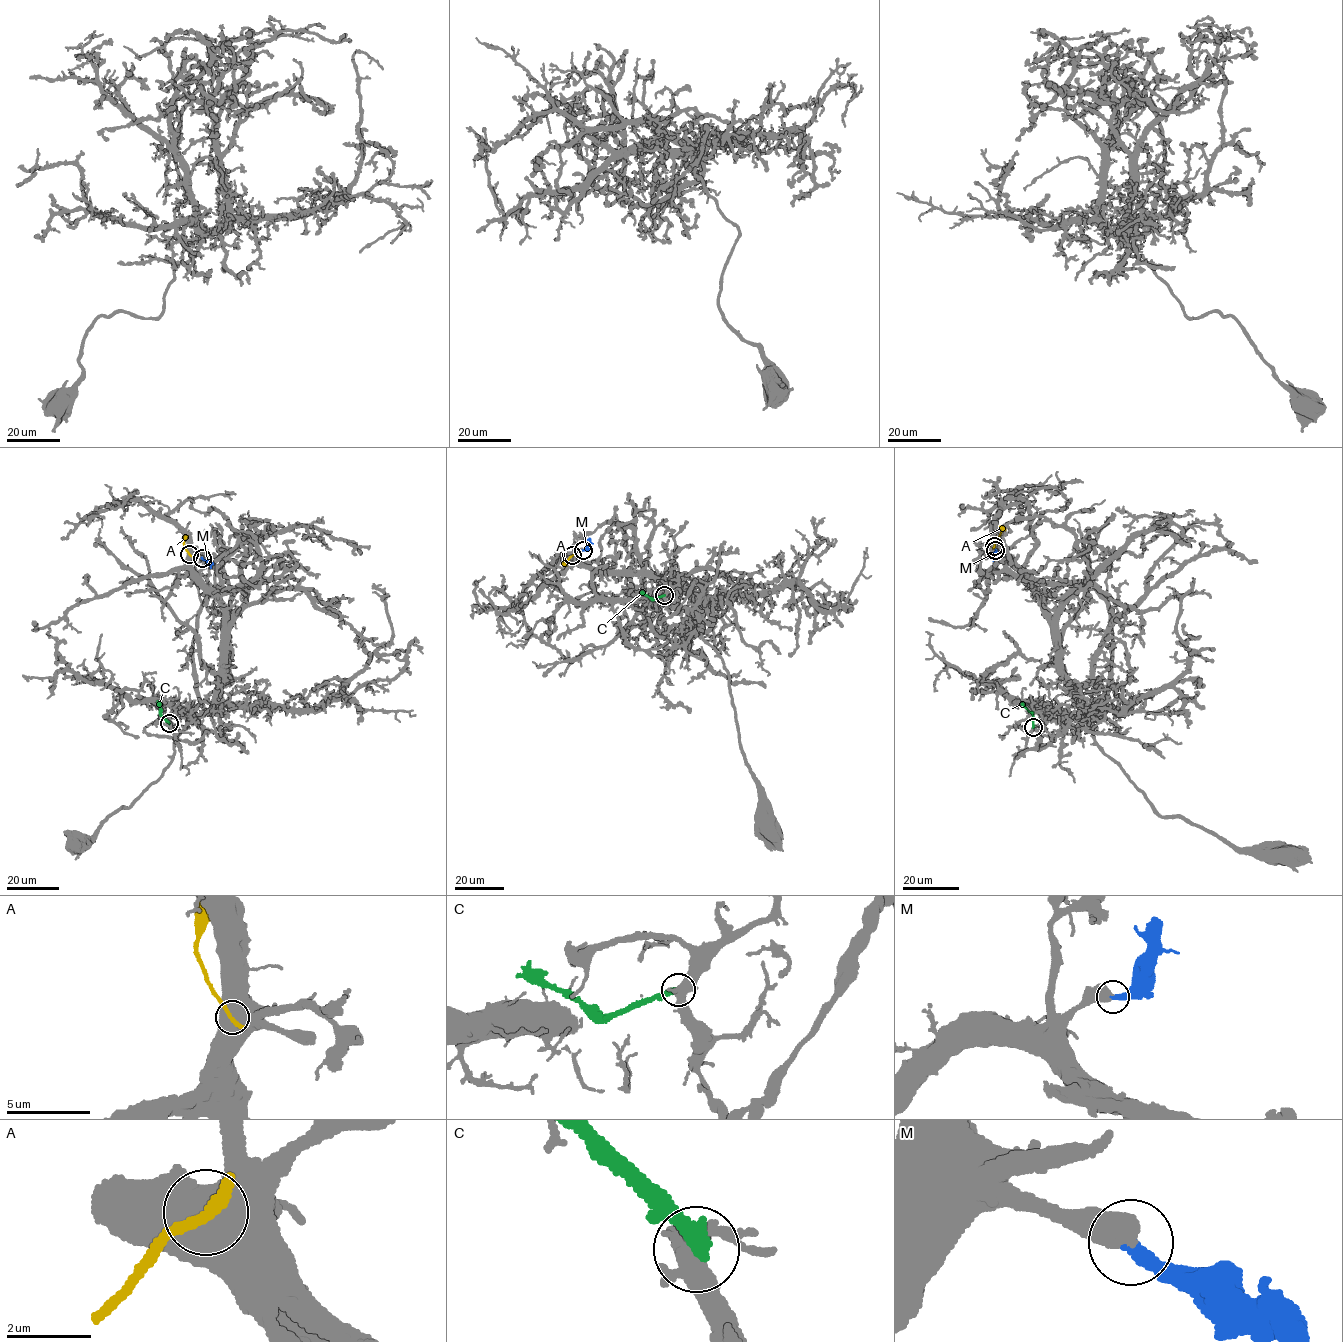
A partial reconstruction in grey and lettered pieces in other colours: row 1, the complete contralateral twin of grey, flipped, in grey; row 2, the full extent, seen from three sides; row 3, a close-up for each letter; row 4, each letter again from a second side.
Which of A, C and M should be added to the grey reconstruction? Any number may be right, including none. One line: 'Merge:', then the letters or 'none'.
Merge: M

